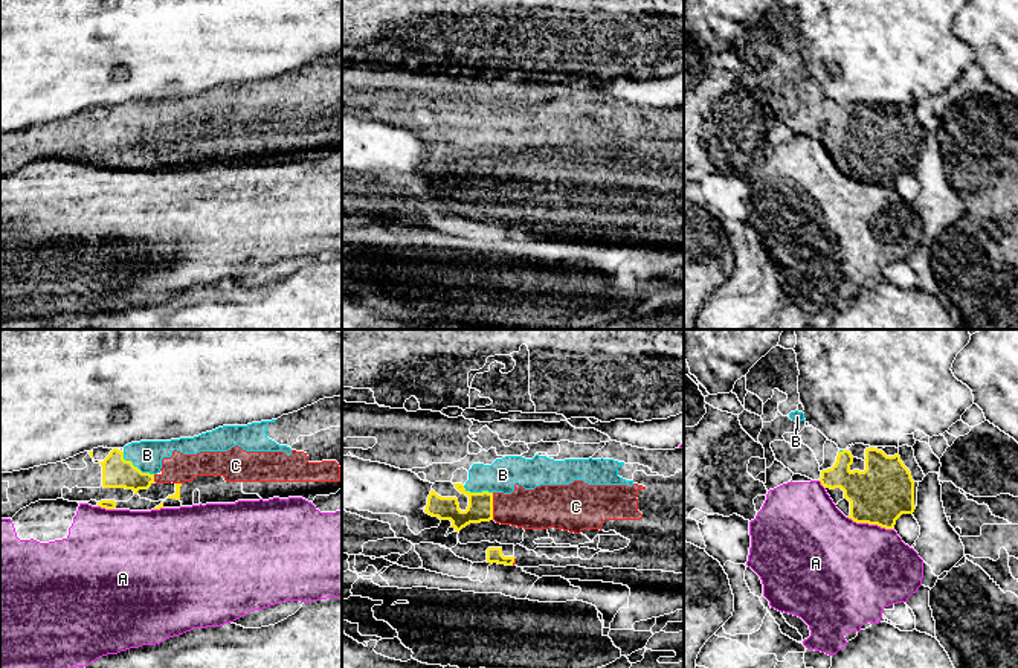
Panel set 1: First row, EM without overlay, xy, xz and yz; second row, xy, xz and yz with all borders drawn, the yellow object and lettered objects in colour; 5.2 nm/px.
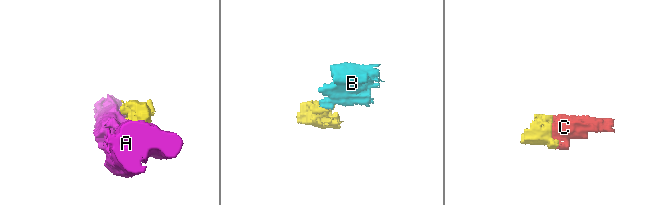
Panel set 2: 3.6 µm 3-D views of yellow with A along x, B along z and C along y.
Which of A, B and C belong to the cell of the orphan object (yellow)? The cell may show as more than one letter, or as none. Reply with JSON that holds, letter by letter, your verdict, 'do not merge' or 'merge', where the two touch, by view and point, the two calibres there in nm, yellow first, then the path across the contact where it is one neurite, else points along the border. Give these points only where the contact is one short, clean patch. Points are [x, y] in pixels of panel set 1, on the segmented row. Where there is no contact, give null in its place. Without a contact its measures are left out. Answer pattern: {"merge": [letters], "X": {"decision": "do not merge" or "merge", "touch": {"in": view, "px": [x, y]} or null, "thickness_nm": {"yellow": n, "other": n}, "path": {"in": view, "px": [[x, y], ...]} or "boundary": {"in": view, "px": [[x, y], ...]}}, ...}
{"merge": ["B", "C"], "A": {"decision": "do not merge", "touch": {"in": "yz", "px": [870, 523]}, "thickness_nm": {"yellow": 320, "other": 500}}, "B": {"decision": "merge", "touch": {"in": "xy", "px": [136, 467]}, "thickness_nm": {"yellow": 160, "other": 160}}, "C": {"decision": "merge", "touch": {"in": "xz", "px": [492, 507]}, "thickness_nm": {"yellow": 130, "other": 220}}}

